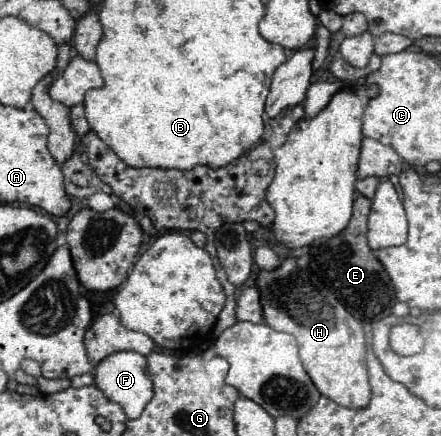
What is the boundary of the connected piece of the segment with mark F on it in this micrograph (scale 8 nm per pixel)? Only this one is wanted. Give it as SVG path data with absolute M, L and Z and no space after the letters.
M115 352L95 366L95 386L111 400L123 406L129 418L139 418L145 404L153 396L151 380L147 376L147 360L139 352Z

